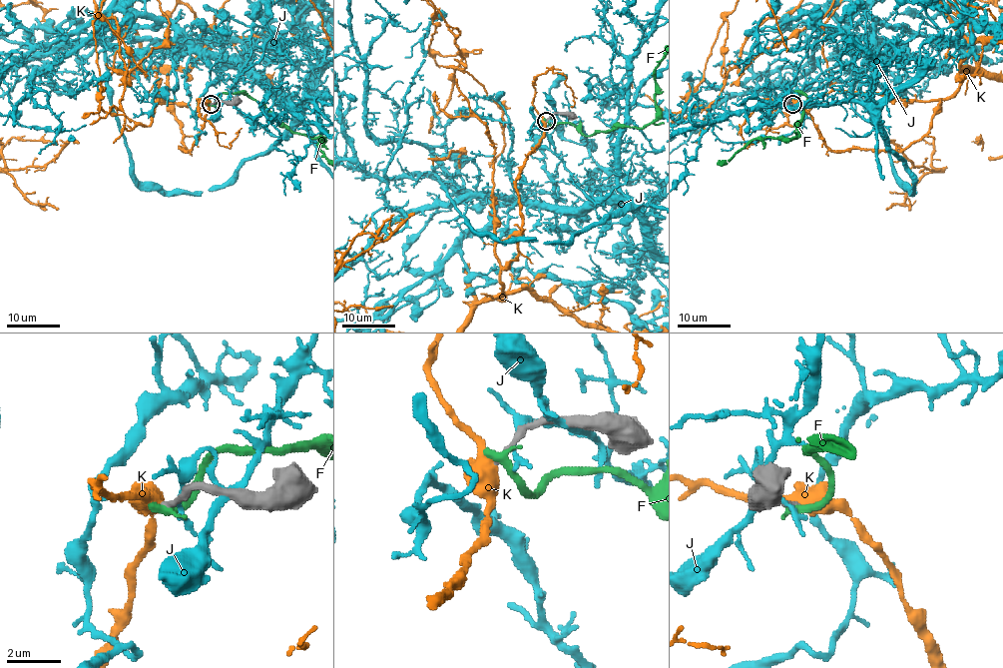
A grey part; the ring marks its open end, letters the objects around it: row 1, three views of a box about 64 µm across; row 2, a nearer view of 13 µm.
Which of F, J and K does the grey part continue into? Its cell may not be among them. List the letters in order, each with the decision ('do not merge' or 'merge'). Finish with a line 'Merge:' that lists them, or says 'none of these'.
F: do not merge
J: do not merge
K: do not merge
Merge: none of these

